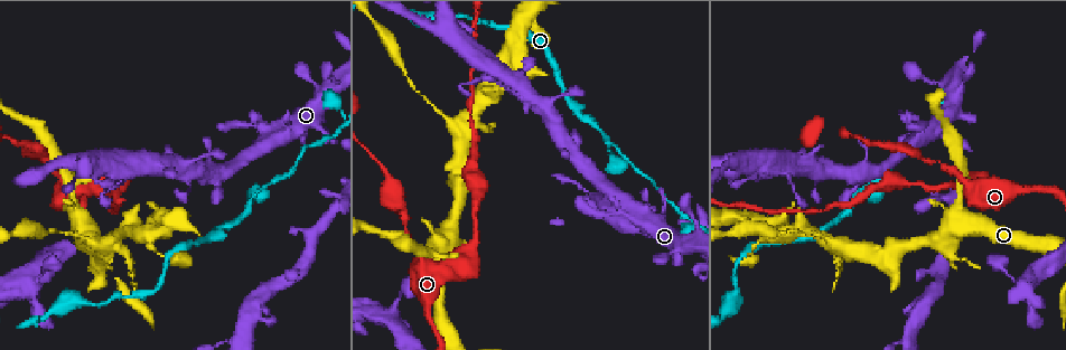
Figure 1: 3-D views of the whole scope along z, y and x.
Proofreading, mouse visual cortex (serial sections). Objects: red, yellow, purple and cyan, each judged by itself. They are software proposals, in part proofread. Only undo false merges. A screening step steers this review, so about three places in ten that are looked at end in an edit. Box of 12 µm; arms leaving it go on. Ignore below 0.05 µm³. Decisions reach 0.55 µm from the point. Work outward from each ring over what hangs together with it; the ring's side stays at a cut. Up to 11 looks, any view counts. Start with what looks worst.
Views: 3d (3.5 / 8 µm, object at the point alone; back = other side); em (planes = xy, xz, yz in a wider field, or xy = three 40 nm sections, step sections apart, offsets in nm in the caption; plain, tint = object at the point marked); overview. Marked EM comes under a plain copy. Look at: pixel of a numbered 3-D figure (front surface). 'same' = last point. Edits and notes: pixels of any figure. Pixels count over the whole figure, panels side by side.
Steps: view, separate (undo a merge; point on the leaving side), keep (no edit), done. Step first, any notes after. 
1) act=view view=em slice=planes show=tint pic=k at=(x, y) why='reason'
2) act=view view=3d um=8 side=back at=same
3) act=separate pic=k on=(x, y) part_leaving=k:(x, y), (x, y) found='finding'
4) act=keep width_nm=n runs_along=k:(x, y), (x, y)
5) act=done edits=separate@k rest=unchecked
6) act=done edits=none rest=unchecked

act=view view=em slice=planes show=tint pic=1 at=(100, 244) why='side arm on a straight run'

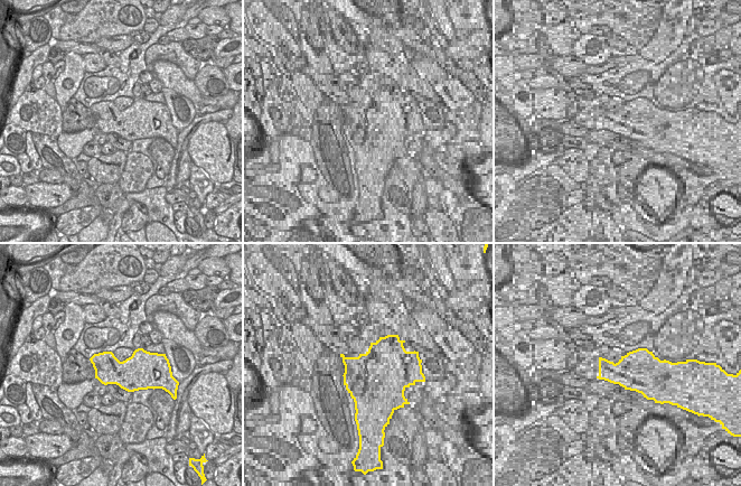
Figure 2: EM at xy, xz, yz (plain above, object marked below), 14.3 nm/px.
act=view view=3d um=3.5 at=same

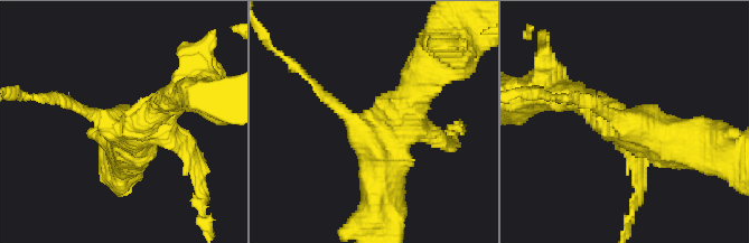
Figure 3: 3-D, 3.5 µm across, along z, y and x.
act=keep found='all the same cell'

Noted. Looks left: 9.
act=view view=3d um=3.5 pic=1 at=(250, 198)

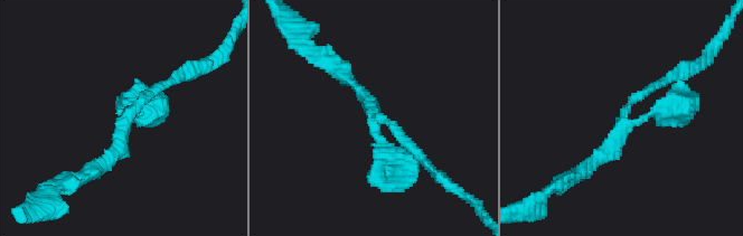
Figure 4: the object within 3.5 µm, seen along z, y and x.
act=view view=em slice=xy step=1 show=tint pic=4 at=(125, 125) arms=3 arm_widths_nm=150,200,350

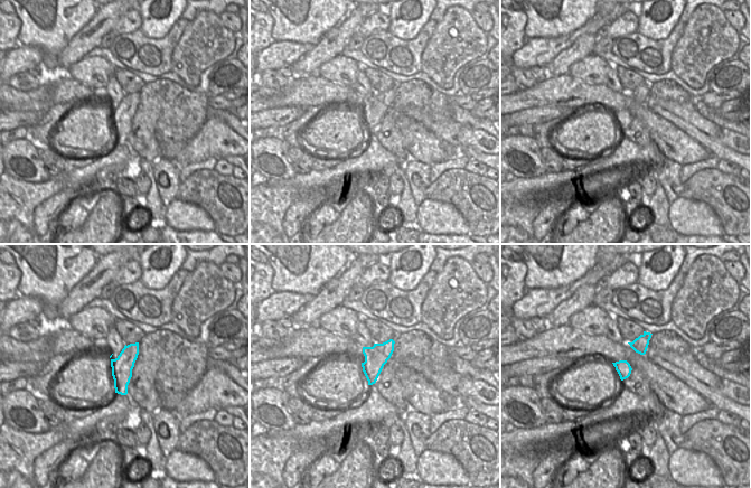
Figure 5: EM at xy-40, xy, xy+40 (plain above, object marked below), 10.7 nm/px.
act=keep width_nm=240 runs_along=4:(583, 171), (612, 148), (626, 106), (660, 82) found='one cell here'

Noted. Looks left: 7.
act=view view=3d um=3.5 pic=1 at=(64, 178) why='sudden change in width'

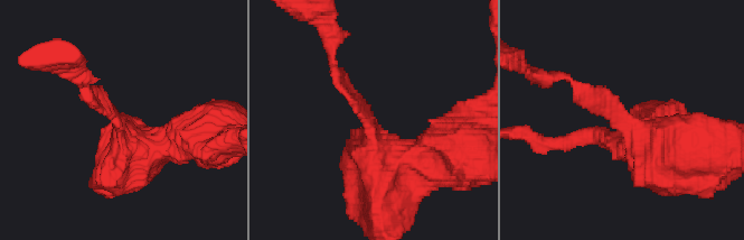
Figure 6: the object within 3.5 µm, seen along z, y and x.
act=view view=em slice=xy step=1 show=tint pic=6 at=(636, 120)

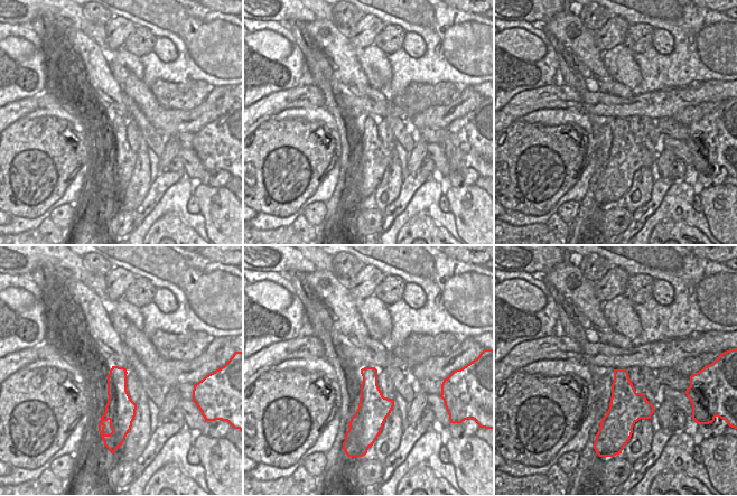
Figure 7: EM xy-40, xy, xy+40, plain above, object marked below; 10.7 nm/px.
act=view view=em slice=xy step=2 show=tint at=same why='cut it another way'

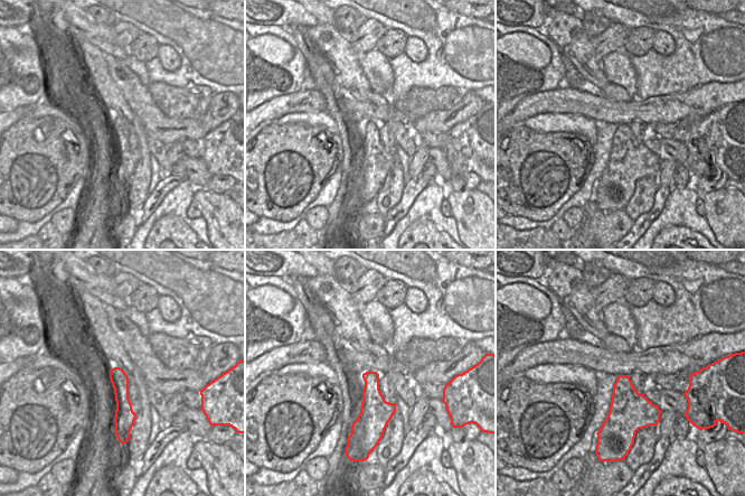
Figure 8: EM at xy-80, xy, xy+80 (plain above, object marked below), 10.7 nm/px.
act=keep arm_widths_nm=100,700 runs_along=6:(686, 159), (580, 91) found='continuous, no second cell'

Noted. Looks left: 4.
act=view view=3d um=3.5 pic=1 at=(331, 103) why='sudden change in width'

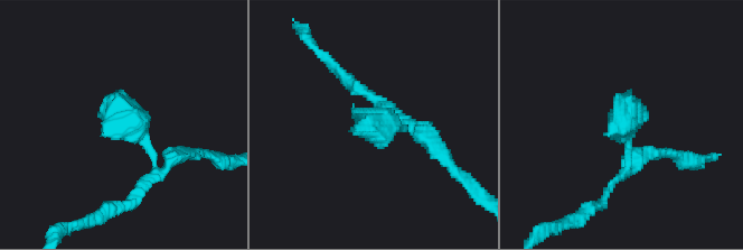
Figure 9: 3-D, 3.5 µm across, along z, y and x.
act=view view=em slice=xy step=5 show=tint pic=9 at=(372, 127) why='now the EM'

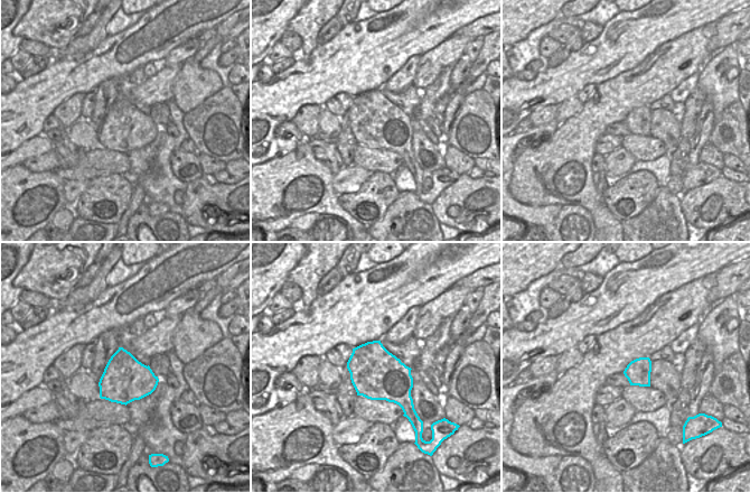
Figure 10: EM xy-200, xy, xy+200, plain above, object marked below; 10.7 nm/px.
act=keep runs_along=9:(148, 179), (154, 156), (106, 94) found='all the same cell'

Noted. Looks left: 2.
act=view view=3d um=3.5 pic=1 at=(787, 174)

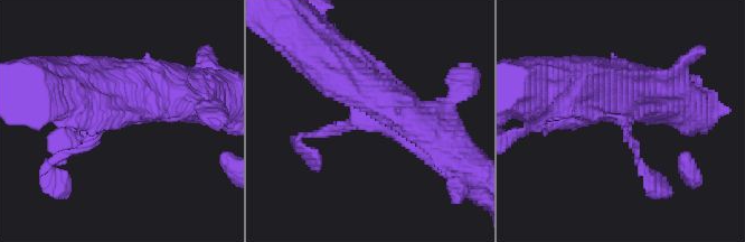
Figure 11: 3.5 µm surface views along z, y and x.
act=view view=em slice=planes show=tint pic=11 at=(367, 123)

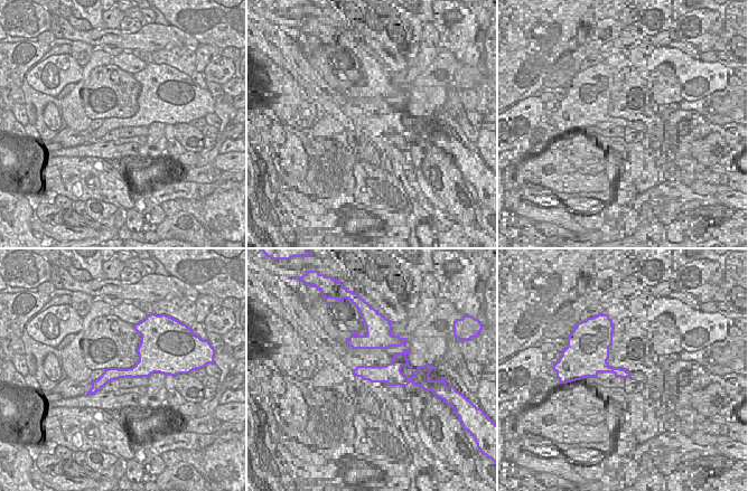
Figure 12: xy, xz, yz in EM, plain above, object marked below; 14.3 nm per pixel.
act=keep runs_along=12:(156, 366), (110, 374), (94, 389) found='continuous, no second cell'

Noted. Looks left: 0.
act=done edits=none rest=unchecked

